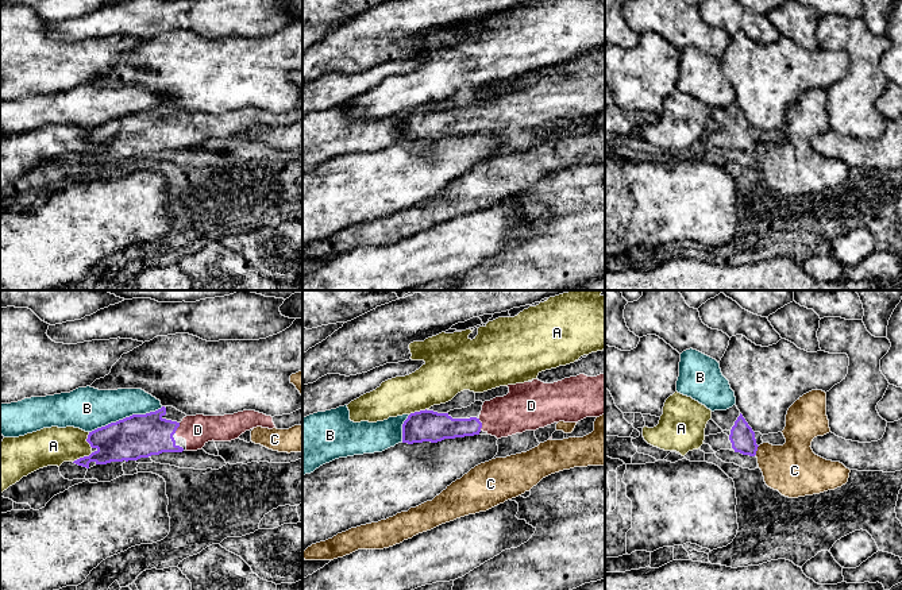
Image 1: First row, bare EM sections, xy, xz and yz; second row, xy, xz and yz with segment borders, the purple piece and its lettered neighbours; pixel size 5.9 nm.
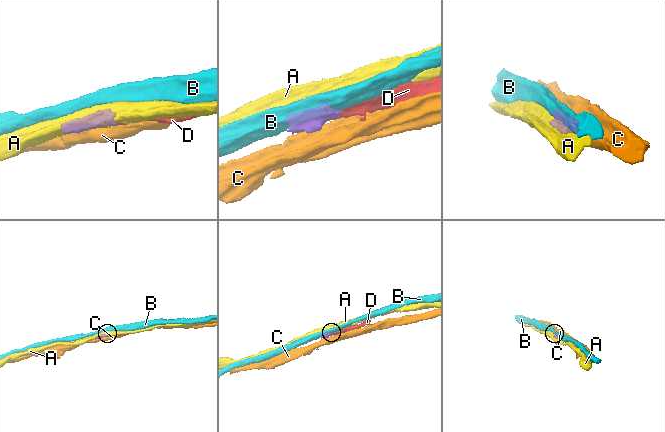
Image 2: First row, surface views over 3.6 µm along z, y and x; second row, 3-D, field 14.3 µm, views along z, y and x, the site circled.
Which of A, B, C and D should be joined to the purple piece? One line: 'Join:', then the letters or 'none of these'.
Join: D

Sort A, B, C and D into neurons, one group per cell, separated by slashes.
A / B / C / D

